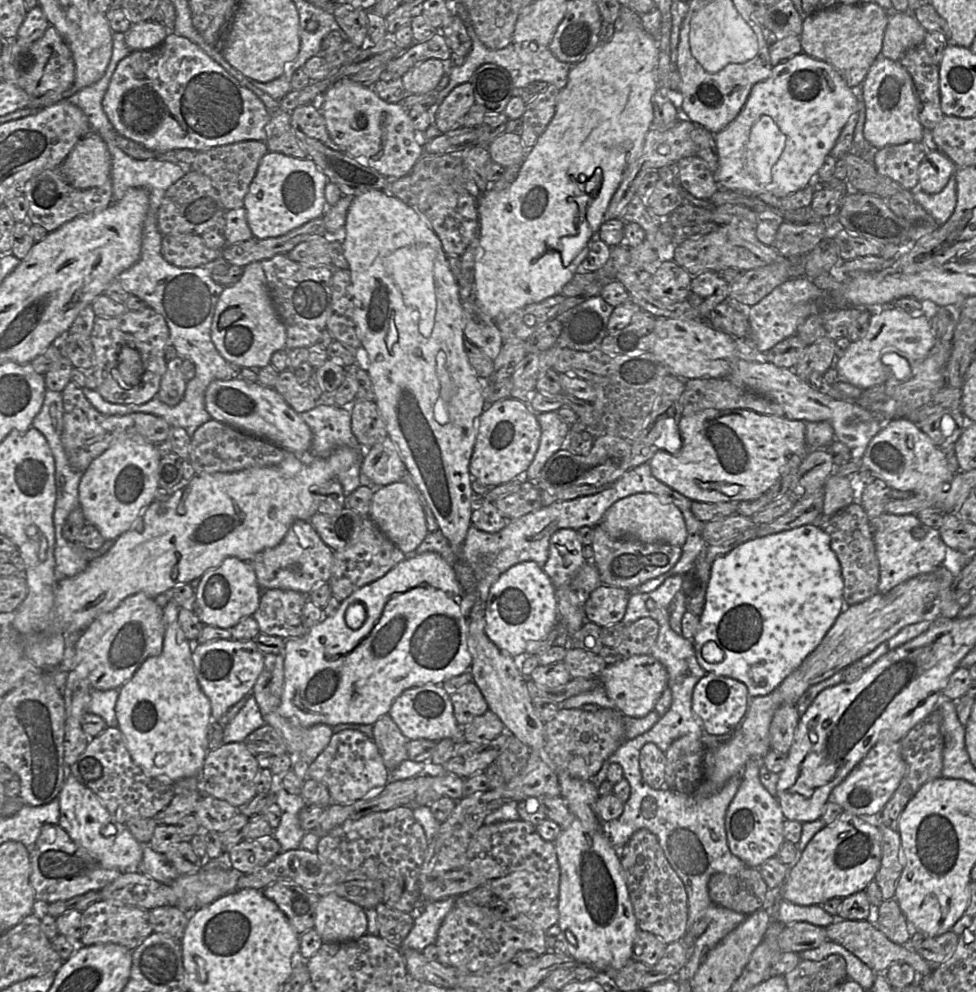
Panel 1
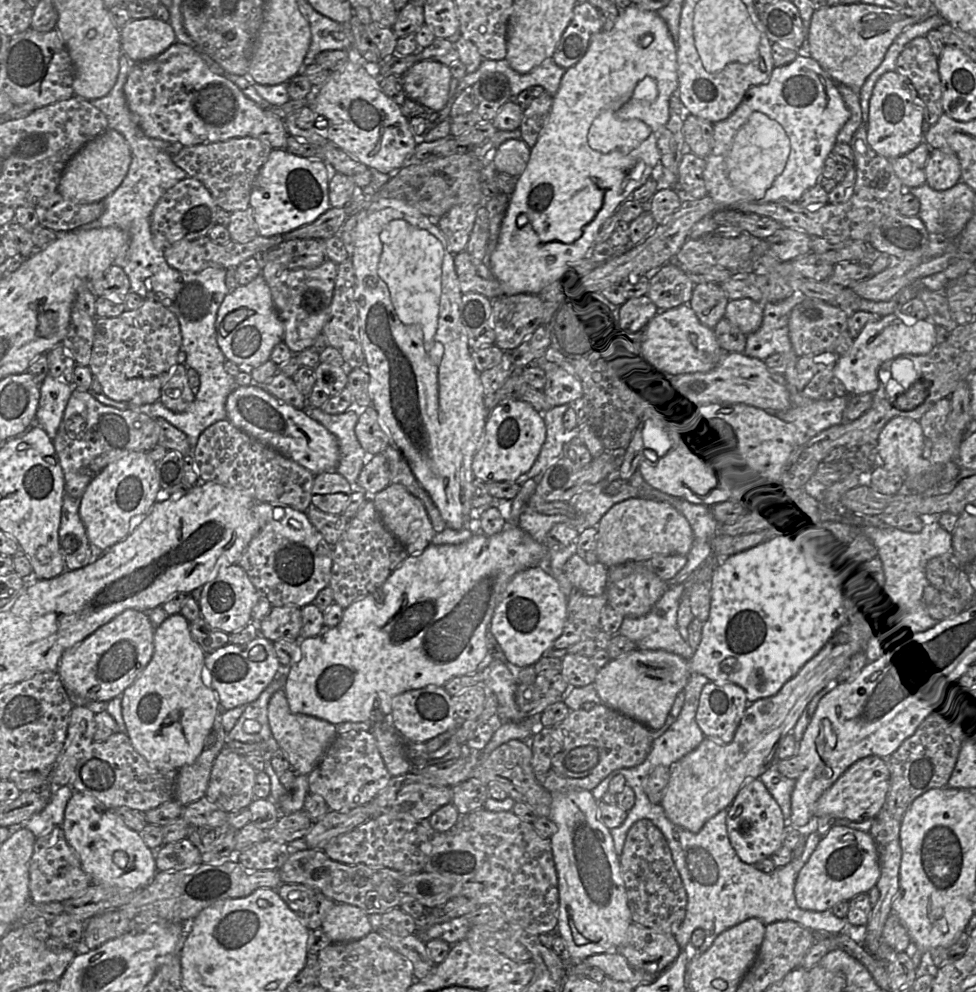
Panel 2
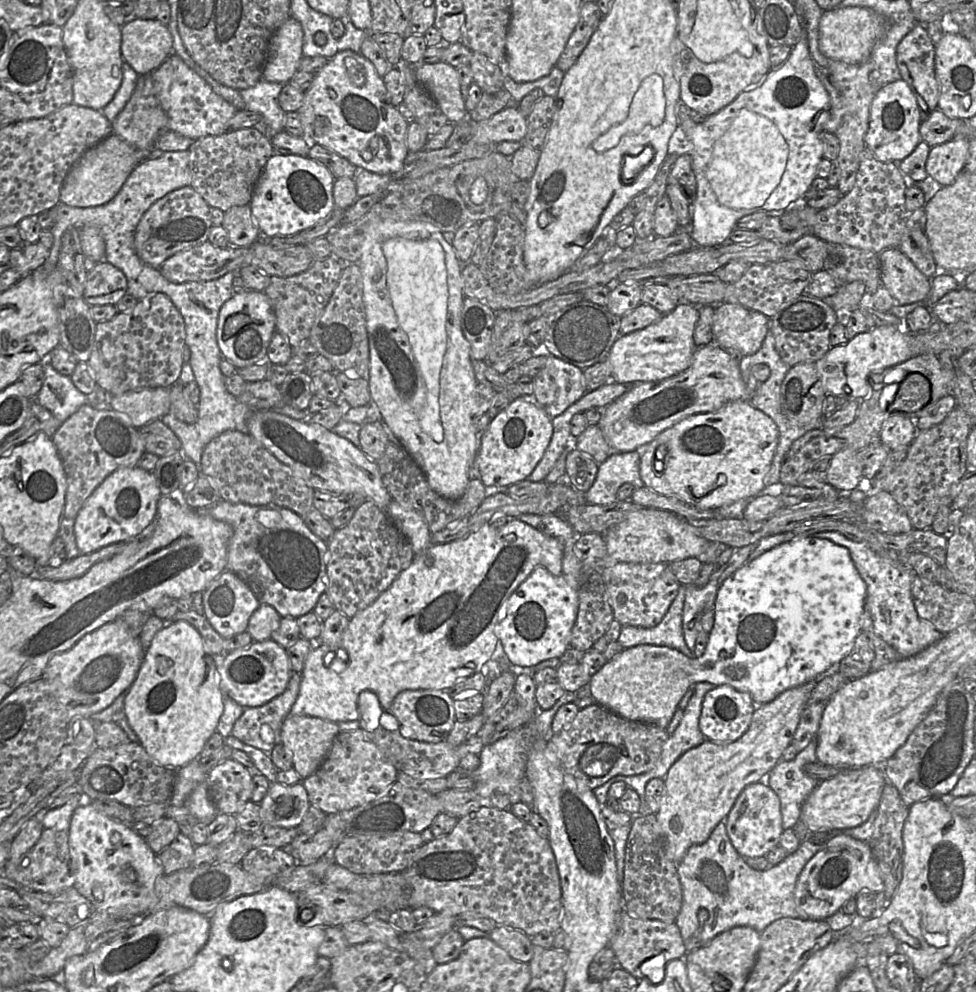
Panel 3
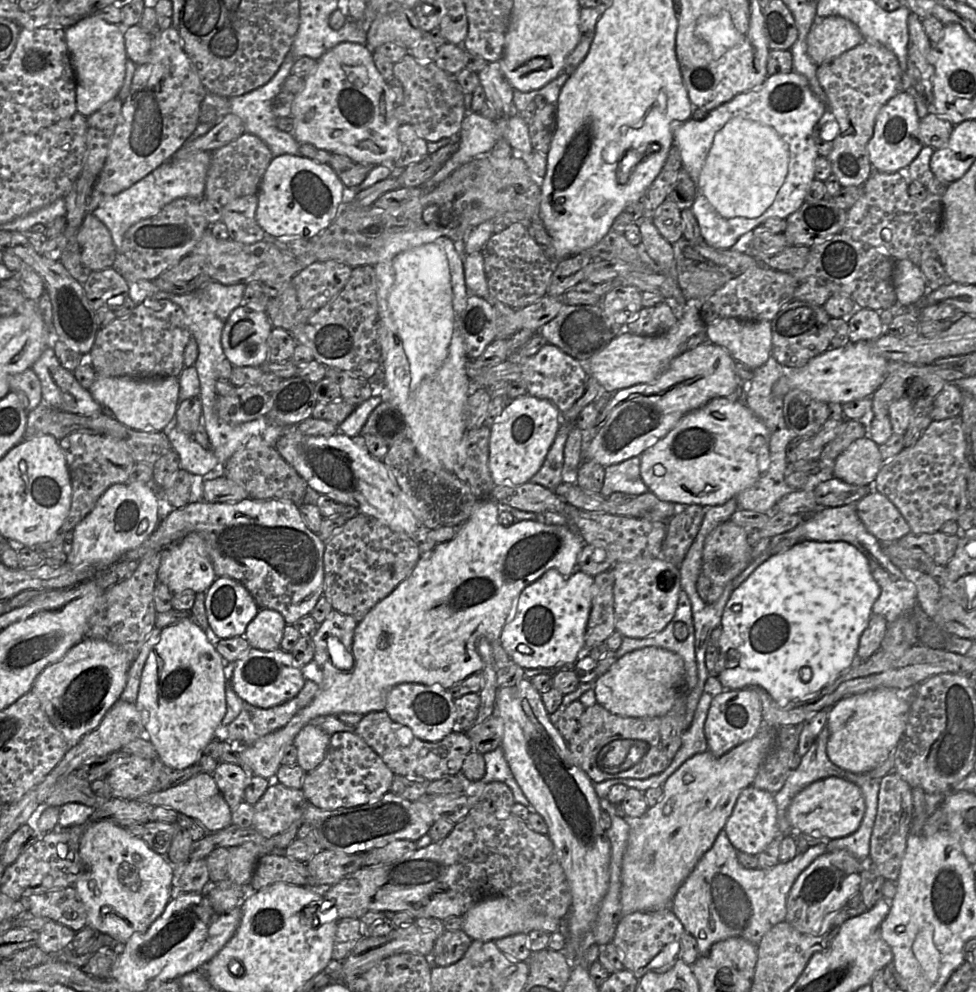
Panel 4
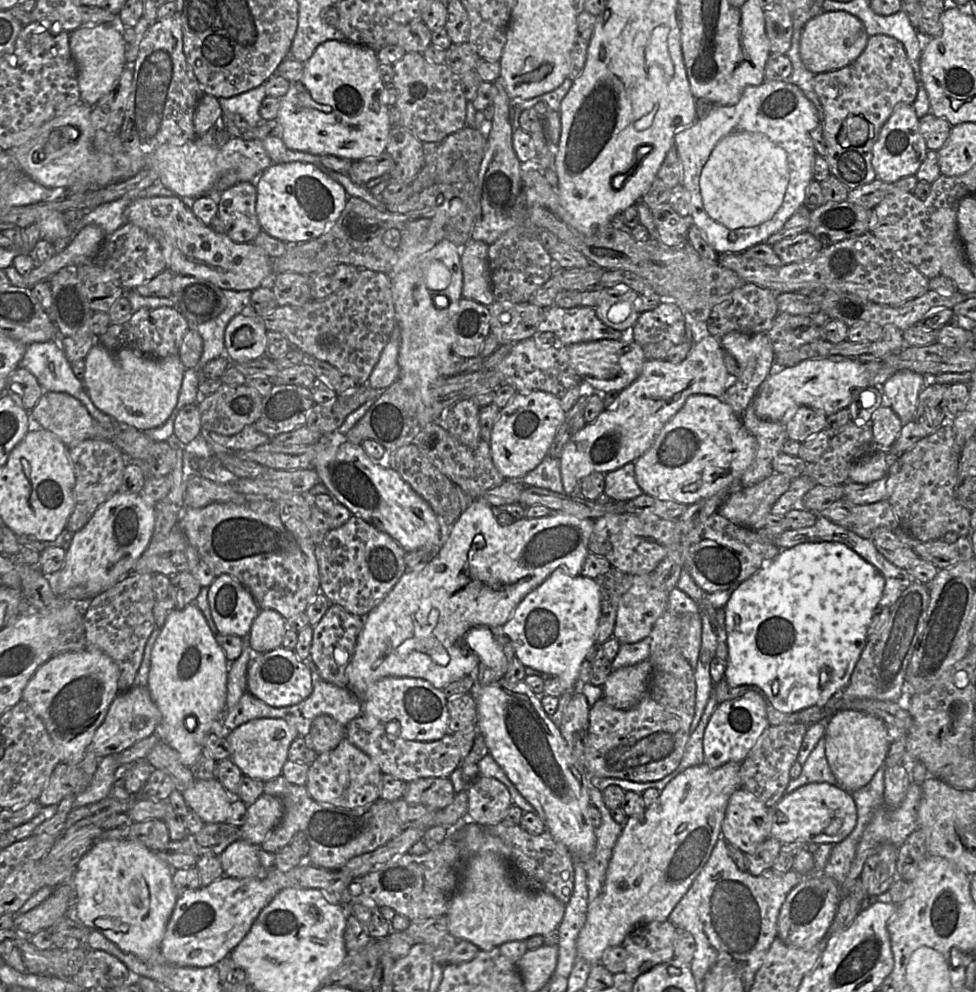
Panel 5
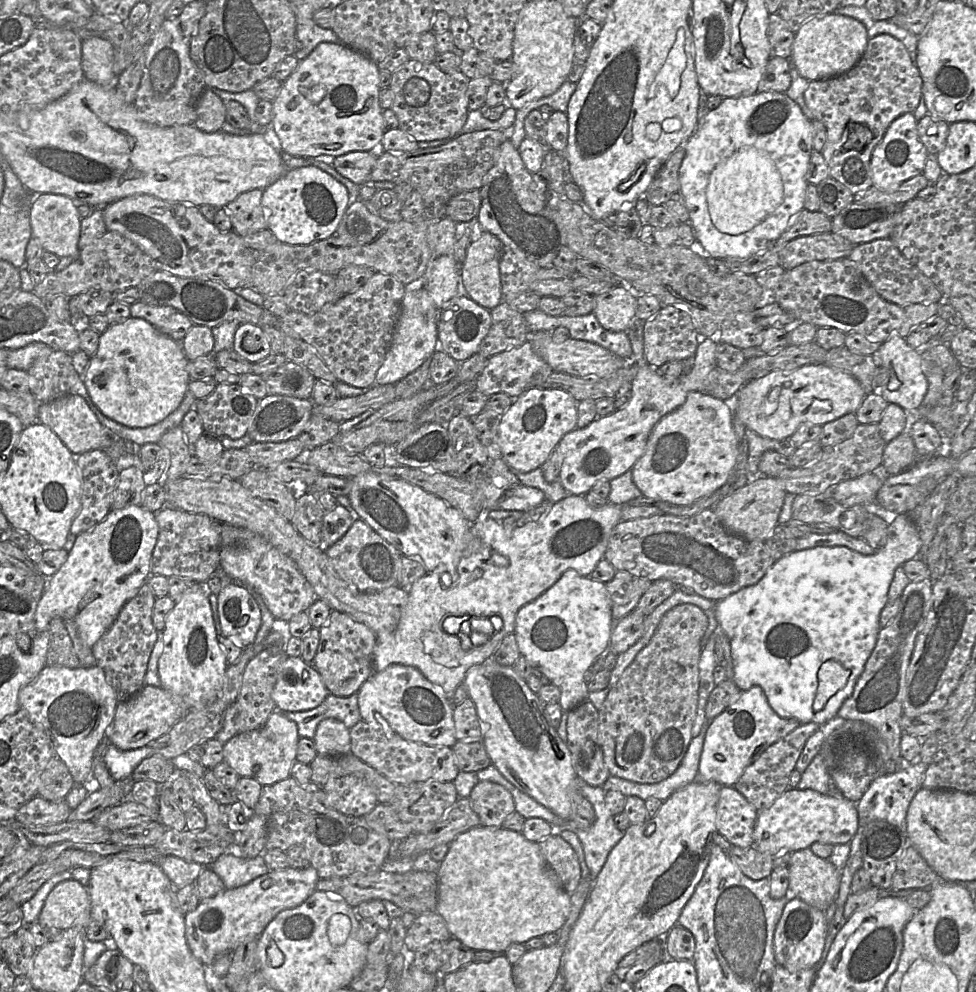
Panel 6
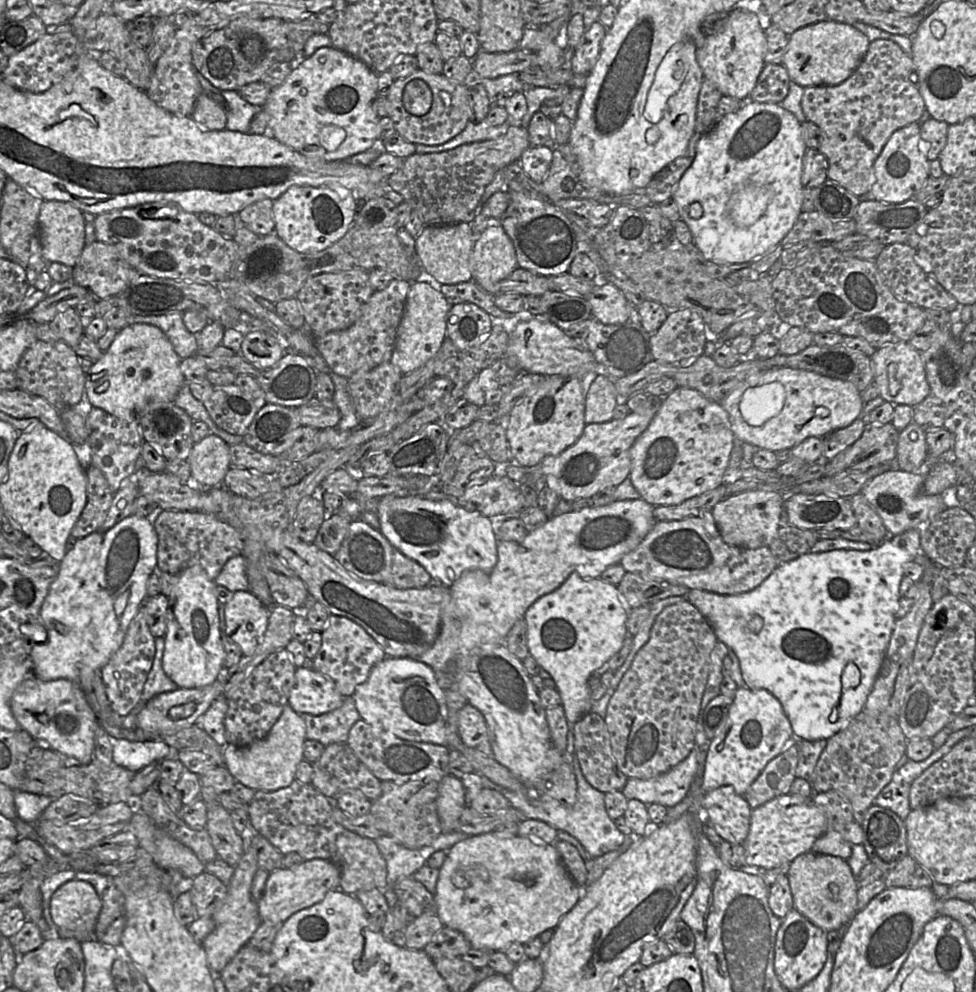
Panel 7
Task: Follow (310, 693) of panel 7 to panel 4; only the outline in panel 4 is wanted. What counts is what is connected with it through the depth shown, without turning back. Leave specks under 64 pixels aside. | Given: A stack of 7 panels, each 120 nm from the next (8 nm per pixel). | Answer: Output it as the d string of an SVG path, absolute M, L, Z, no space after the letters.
M250 647L235 663L231 679L234 691L244 701L260 708L271 708L283 704L303 689L306 679L301 666L290 652L278 648L273 651L263 651Z

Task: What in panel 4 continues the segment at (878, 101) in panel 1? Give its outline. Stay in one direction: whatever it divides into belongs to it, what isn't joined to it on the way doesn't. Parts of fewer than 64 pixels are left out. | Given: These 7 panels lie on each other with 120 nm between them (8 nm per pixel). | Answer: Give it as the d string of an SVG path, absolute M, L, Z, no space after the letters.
M901 91L880 109L873 136L867 144L869 160L874 171L907 174L907 167L924 147L919 135L919 123L915 99L908 91Z

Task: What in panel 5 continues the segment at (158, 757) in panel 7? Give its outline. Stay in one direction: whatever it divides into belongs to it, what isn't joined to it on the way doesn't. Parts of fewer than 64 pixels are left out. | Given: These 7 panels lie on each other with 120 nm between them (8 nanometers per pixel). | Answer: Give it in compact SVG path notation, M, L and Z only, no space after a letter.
M118 754L99 758L99 764L91 783L82 793L75 797L73 808L93 804L109 797L115 783L115 773L119 766Z

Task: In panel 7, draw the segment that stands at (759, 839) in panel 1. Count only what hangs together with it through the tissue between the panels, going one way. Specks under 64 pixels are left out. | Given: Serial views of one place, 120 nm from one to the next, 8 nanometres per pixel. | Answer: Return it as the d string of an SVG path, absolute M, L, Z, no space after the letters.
M721 786L707 792L702 799L704 823L710 823L717 834L732 844L743 844L750 829L752 809L732 786Z

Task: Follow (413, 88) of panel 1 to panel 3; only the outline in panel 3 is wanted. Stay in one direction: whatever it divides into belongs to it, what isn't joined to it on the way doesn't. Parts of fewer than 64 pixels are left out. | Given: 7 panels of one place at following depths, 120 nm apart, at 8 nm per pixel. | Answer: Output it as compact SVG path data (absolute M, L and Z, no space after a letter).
M444 61L415 66L417 81L429 92L447 117L448 122L459 123L468 118L465 100L456 68Z

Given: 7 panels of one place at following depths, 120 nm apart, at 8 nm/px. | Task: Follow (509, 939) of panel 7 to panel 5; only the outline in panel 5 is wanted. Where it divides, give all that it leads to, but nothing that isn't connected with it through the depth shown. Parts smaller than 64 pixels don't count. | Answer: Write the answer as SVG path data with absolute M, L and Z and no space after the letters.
M470 820L451 833L460 850L460 880L445 915L450 935L490 951L509 941L545 936L559 927L566 904L551 893L520 888L510 872L509 849L499 837Z

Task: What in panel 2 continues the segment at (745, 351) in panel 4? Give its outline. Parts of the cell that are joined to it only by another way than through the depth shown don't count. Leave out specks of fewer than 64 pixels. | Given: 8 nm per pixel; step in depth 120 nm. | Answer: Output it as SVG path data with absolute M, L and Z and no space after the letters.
M749 298L729 300L725 318L745 335L757 331L763 321L763 304Z

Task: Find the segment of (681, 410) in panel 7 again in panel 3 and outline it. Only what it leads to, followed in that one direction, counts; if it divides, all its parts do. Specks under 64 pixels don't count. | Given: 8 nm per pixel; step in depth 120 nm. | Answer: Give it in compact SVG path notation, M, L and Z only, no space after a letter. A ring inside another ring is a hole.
M736 400L729 402L722 406L720 409L707 413L698 413L691 415L679 423L667 428L655 437L650 443L643 446L641 450L640 459L640 476L646 487L650 488L656 493L661 495L678 499L682 502L693 505L701 510L717 510L721 506L739 501L741 499L752 499L763 492L765 487L765 477L770 471L772 461L774 459L775 451L779 441L779 430L776 423L765 414L763 411L754 407L748 400ZM660 445L667 447L667 454L665 455L664 469L657 472L654 469L655 452Z

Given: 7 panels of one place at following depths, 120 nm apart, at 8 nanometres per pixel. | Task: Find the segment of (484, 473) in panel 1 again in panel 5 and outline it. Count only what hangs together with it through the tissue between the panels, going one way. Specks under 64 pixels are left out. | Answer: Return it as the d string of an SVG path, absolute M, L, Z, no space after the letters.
M533 391L528 395L518 393L505 408L501 409L492 431L491 454L499 473L506 480L522 480L537 468L549 454L565 418L566 412L556 396L544 391Z

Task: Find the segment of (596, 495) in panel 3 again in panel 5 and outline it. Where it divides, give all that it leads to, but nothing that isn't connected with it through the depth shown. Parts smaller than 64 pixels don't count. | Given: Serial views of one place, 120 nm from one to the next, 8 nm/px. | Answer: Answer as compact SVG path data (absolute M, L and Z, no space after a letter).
M628 463L618 470L605 474L604 493L615 501L629 501L644 492L639 487L635 478L635 464Z

